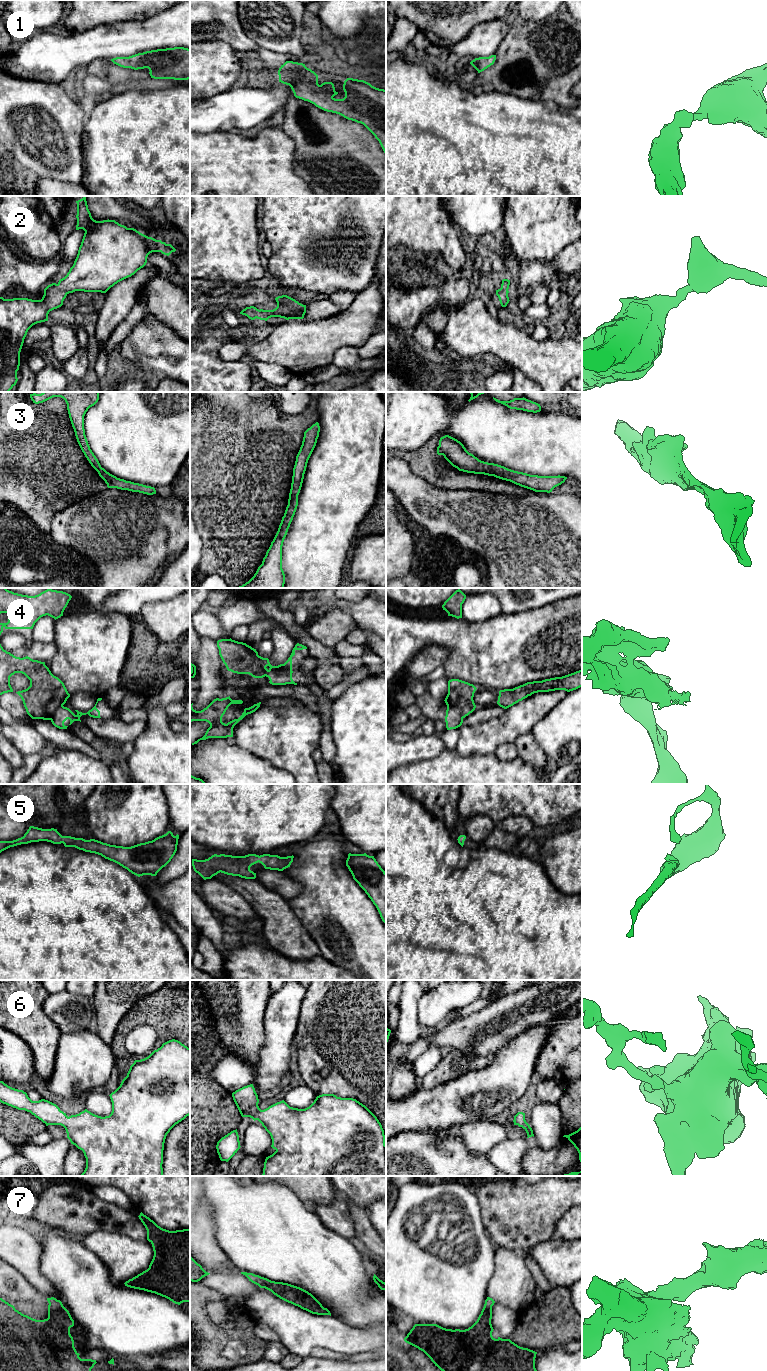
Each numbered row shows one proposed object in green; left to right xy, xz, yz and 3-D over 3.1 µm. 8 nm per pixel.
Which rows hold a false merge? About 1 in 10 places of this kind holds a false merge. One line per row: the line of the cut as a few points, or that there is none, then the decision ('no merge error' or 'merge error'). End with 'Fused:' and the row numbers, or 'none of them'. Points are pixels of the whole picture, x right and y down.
1: no cut | no merge error
2: no cut | no merge error
3: no cut | no merge error
4: xz (254, 649), (254, 658), (260, 663), (266, 675) | merge error
5: no cut | no merge error
6: no cut | no merge error
7: no cut | no merge error
Fused: 4

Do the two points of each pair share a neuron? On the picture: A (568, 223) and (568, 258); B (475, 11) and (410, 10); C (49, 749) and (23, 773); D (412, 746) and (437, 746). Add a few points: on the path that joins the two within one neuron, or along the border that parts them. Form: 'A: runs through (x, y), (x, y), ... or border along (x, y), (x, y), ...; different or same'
A: border along (571, 242), (551, 260); different
B: runs through (459, 10), (426, 10); same
C: runs through (42, 754), (29, 766); same
D: runs through (418, 746), (431, 746); same

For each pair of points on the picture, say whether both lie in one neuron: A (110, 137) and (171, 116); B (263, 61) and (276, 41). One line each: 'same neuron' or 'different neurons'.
A: same neuron
B: different neurons

